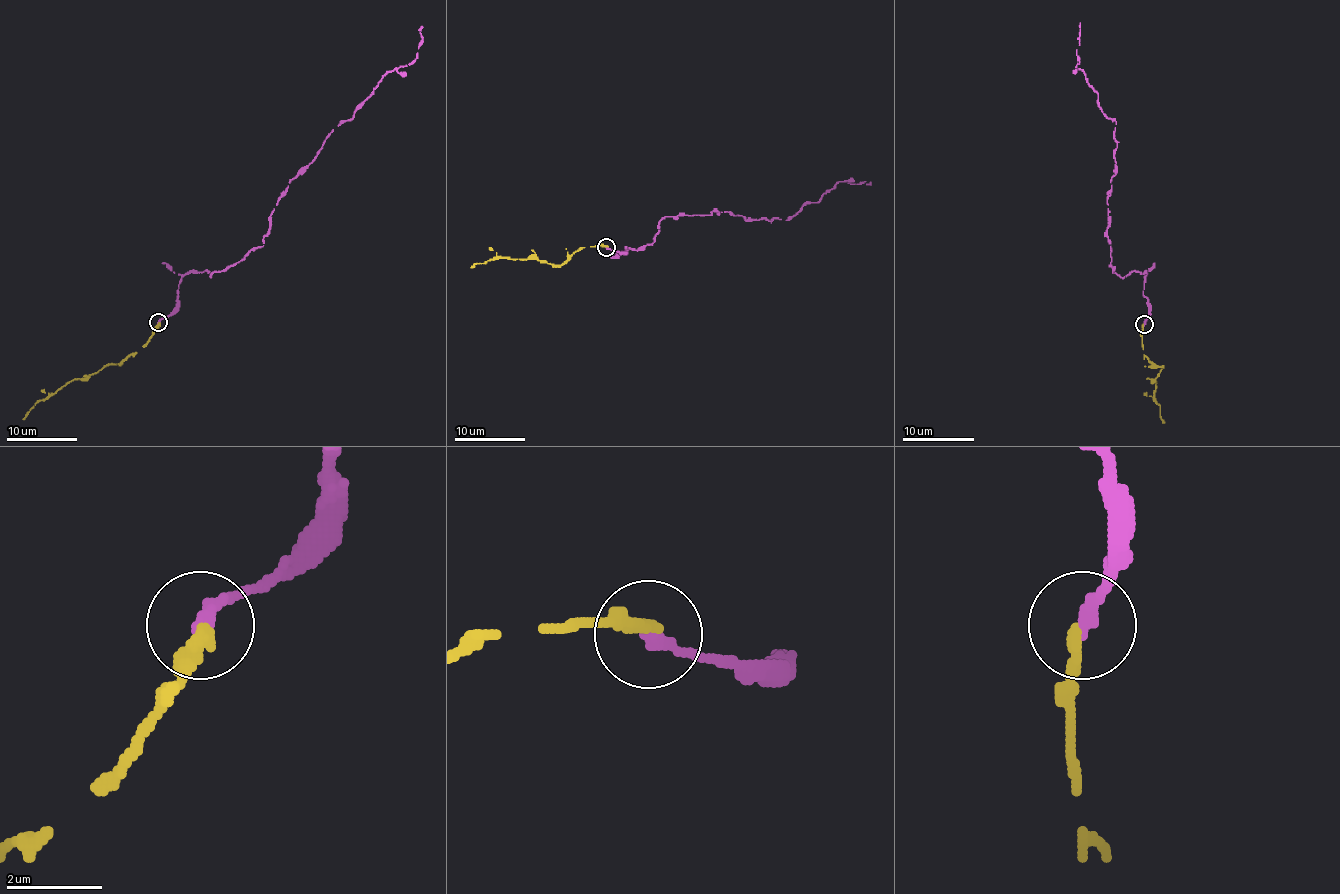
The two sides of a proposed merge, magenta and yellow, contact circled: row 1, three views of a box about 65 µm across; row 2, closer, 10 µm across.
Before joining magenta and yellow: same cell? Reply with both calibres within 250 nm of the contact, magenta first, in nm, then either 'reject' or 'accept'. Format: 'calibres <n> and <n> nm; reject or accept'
calibres 320 and 320 nm; accept

